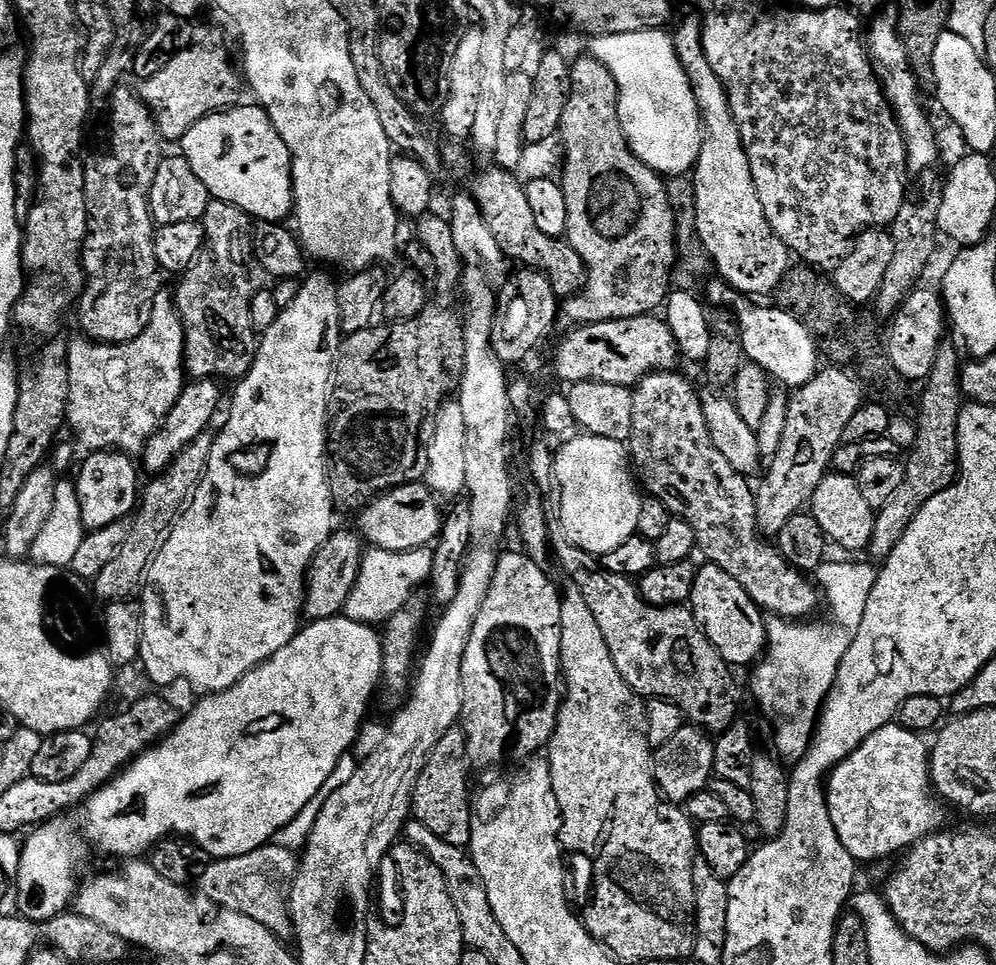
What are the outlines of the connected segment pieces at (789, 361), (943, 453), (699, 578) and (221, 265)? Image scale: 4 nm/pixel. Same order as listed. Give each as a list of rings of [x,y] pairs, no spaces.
[[[716,278],[709,286],[706,300],[709,305],[732,304],[733,310],[736,311],[734,320],[740,327],[745,357],[751,363],[762,366],[762,370],[766,370],[773,381],[779,385],[789,384],[789,389],[795,390],[816,376],[822,364],[819,354],[816,353],[818,340],[797,316],[791,316],[779,306],[763,308],[760,305],[763,303],[742,298],[741,293],[735,288],[729,288],[720,278]]]
[[[945,342],[940,345],[938,358],[934,358],[934,370],[930,370],[926,381],[928,389],[920,396],[920,416],[915,417],[916,445],[907,453],[902,486],[898,486],[890,502],[876,514],[874,534],[866,549],[873,561],[882,562],[892,553],[894,546],[902,542],[902,534],[906,534],[910,522],[914,522],[918,510],[922,510],[934,494],[950,487],[958,475],[958,418],[966,400],[960,390],[962,359],[961,349],[957,348],[951,342]]]
[[[706,563],[698,569],[690,599],[692,617],[700,623],[706,638],[718,650],[725,665],[755,665],[761,659],[767,645],[766,616],[759,606],[718,566]]]
[[[209,199],[206,206],[206,214],[202,221],[204,226],[204,245],[198,254],[198,258],[194,258],[194,262],[187,270],[179,277],[180,285],[174,291],[174,299],[180,309],[180,317],[184,323],[184,366],[187,375],[192,380],[211,380],[219,378],[221,381],[232,380],[231,382],[239,381],[252,368],[253,362],[256,361],[256,350],[258,347],[258,333],[254,322],[250,318],[250,306],[254,302],[254,298],[259,292],[265,291],[266,273],[264,267],[258,262],[256,251],[252,245],[252,237],[254,235],[254,220],[248,213],[244,212],[238,206],[234,206],[230,202],[222,202],[221,200]]]

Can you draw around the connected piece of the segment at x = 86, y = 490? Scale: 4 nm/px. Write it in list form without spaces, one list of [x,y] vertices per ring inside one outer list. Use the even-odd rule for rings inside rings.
[[[115,450],[88,452],[85,457],[80,473],[74,476],[85,529],[110,526],[119,520],[129,519],[138,507],[138,493],[142,488],[141,473],[138,471],[137,461],[135,464],[132,461],[135,459],[129,453]],[[136,468],[138,473],[136,473]]]

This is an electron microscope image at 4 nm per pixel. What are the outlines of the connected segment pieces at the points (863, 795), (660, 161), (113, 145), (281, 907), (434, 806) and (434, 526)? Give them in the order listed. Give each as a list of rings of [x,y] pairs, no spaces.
[[[893,722],[870,734],[854,754],[832,769],[826,781],[830,822],[857,862],[903,853],[922,837],[945,827],[946,804],[932,787],[930,748],[923,739]]]
[[[651,28],[634,34],[610,34],[593,39],[590,52],[604,63],[610,74],[614,74],[620,95],[618,118],[628,145],[632,147],[632,153],[661,176],[671,178],[688,176],[695,169],[704,141],[704,125],[700,122],[700,107],[694,98],[690,78],[678,58],[672,36],[666,33],[667,31],[659,28]]]
[[[128,87],[116,88],[107,101],[109,128],[108,145],[105,146],[104,153],[97,160],[89,159],[84,165],[88,237],[84,243],[86,283],[78,313],[80,312],[80,324],[84,327],[83,335],[101,344],[125,344],[138,338],[138,334],[146,330],[156,305],[156,298],[162,292],[160,263],[154,254],[157,225],[152,219],[148,201],[154,174],[158,174],[162,159],[162,141],[152,111],[146,106],[146,102],[142,102],[139,91],[135,87]]]
[[[275,842],[250,850],[250,854],[238,854],[225,860],[213,859],[206,874],[202,874],[198,881],[199,895],[205,901],[213,900],[216,903],[213,905],[246,914],[246,918],[254,918],[254,922],[262,922],[262,926],[288,942],[294,936],[288,903],[292,900],[297,863],[298,856],[293,849],[283,848]]]
[[[457,726],[442,734],[412,791],[411,815],[414,819],[426,826],[426,830],[438,834],[442,842],[450,842],[450,846],[463,849],[467,849],[472,837],[474,815],[474,800],[471,795],[468,797],[468,772],[468,743],[464,729]]]
[[[427,483],[403,484],[392,488],[362,509],[359,509],[360,525],[358,531],[373,548],[386,551],[408,552],[415,548],[429,547],[440,534],[444,525],[445,513],[435,504],[435,499],[428,500],[430,489]]]

